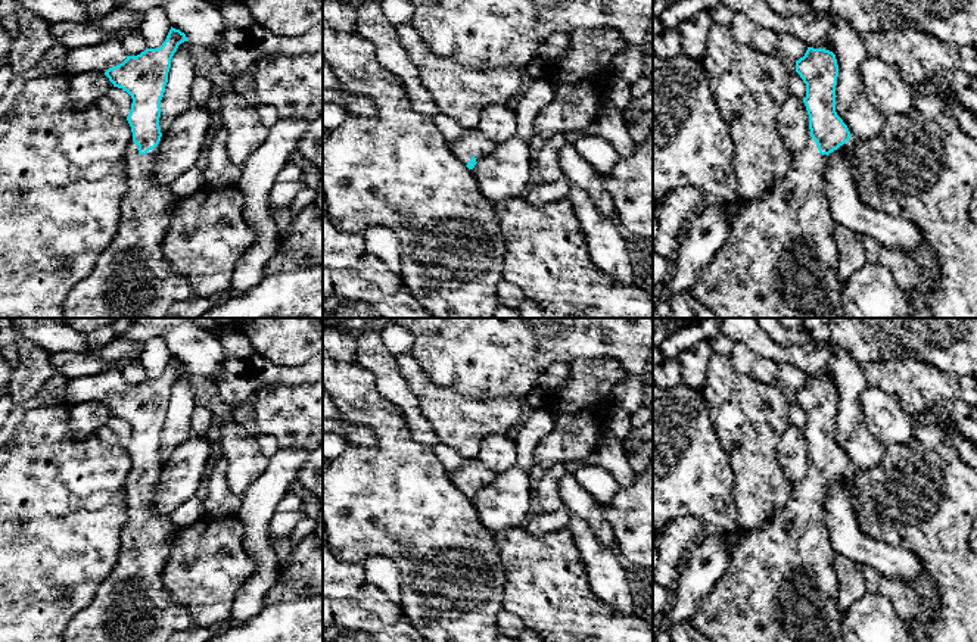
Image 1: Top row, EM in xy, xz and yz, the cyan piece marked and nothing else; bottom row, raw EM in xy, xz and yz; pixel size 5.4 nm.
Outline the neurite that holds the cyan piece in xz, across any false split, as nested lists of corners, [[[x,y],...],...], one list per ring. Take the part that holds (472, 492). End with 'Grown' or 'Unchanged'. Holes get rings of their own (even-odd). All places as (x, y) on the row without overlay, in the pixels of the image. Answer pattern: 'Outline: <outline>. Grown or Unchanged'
Outline: [[[477,458],[466,459],[455,471],[447,471],[452,483],[469,498],[489,484],[498,474],[479,462]]]. Grown

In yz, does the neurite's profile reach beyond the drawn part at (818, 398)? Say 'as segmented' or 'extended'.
extended

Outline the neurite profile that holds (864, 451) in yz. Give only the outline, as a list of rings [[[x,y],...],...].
[[[831,345],[830,368],[838,395],[836,442],[847,455],[852,470],[868,471],[883,461],[887,443],[869,433],[864,423],[859,399],[868,381],[861,362],[843,348]]]

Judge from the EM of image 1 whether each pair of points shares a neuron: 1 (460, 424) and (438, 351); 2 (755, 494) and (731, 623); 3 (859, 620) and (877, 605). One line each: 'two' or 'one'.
1: two
2: two
3: one

